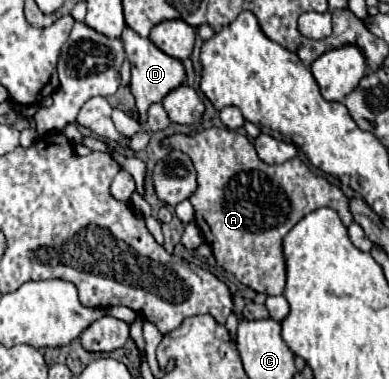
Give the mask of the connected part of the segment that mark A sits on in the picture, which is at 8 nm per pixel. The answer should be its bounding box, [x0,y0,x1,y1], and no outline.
[160,128,352,296]

